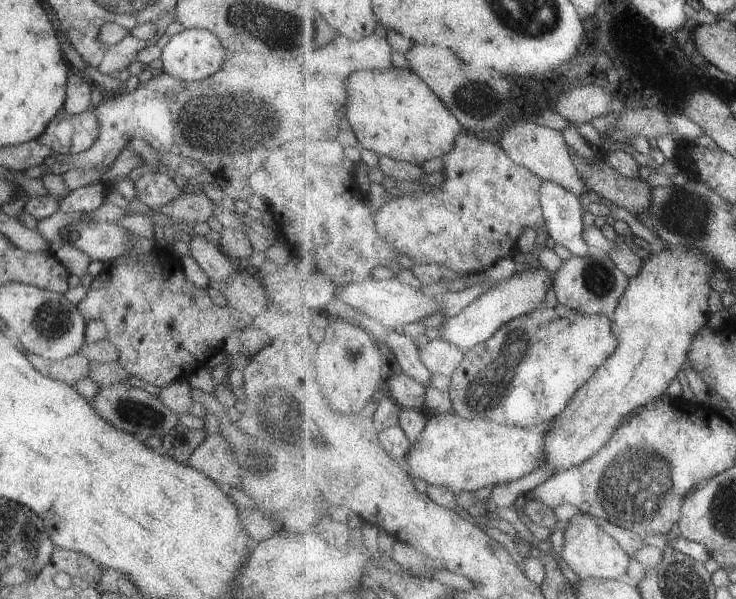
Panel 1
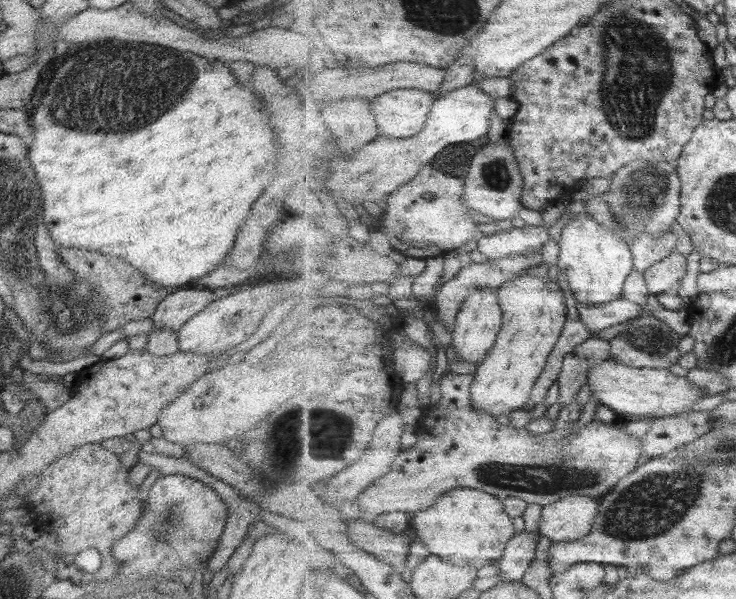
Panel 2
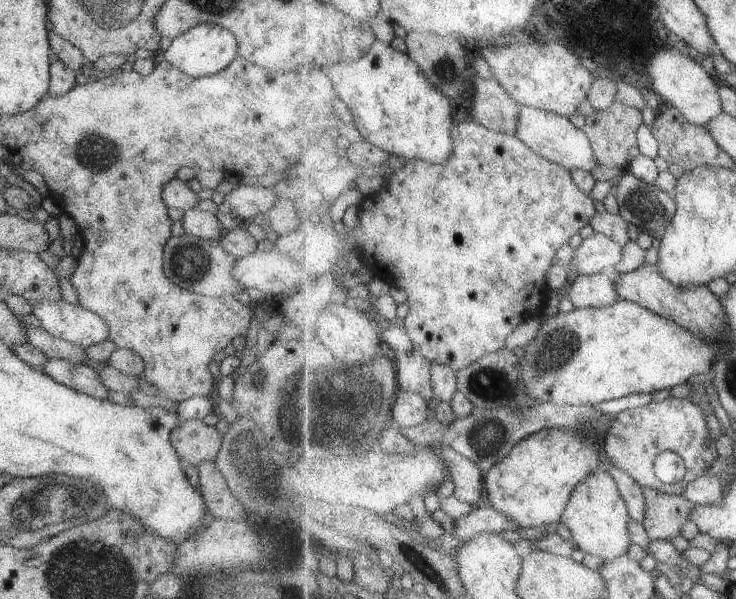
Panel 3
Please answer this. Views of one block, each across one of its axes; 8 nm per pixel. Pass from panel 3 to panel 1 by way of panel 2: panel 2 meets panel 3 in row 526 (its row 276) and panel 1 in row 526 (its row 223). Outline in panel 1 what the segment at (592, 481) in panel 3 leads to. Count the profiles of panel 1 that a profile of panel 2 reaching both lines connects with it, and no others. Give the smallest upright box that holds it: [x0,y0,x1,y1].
[561,511,631,580]

